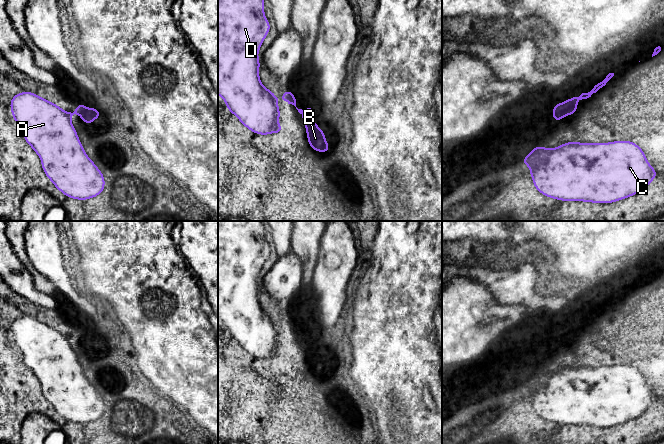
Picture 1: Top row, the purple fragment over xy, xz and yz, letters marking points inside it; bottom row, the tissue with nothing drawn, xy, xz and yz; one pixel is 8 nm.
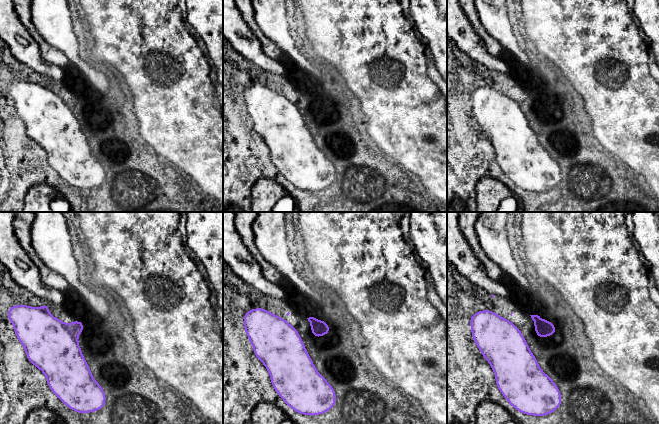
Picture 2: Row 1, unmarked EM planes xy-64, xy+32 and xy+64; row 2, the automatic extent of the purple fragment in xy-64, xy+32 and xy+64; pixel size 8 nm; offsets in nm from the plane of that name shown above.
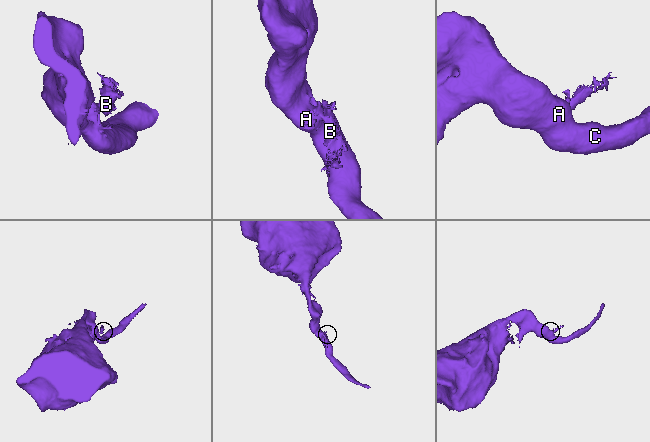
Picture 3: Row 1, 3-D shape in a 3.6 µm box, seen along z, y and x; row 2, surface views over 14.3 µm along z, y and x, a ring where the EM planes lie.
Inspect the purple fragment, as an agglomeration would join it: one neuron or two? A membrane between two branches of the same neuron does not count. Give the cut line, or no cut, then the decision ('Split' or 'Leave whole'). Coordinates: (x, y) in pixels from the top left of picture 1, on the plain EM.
Split along xy (78, 328), (81, 336). Split

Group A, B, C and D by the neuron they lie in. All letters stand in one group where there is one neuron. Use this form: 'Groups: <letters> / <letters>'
Groups: A C D / B

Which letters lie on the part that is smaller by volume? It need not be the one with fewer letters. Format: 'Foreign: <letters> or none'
Foreign: B

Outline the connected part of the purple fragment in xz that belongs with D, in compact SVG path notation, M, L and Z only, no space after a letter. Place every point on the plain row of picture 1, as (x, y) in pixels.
M218 221L218 318L225 324L226 332L249 354L256 358L281 358L282 349L277 347L279 336L277 320L265 312L259 303L258 275L270 256L270 247L263 239L263 221Z

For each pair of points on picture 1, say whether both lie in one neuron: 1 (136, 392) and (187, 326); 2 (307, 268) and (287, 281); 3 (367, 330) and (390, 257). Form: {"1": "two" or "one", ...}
{"1": "two", "2": "two", "3": "one"}

